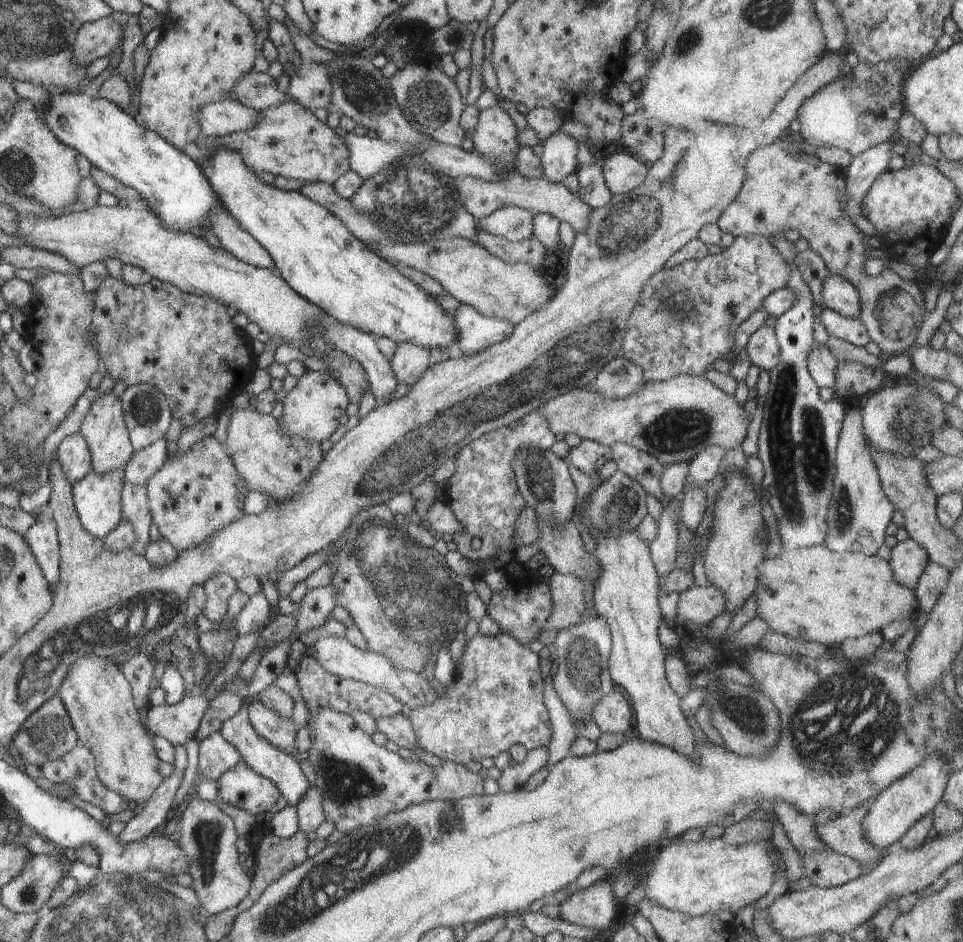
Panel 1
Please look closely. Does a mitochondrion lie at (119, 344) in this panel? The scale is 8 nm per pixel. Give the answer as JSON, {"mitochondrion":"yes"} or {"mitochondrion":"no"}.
{"mitochondrion":"yes"}

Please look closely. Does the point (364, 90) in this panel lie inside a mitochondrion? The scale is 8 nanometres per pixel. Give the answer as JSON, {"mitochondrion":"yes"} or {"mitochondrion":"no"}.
{"mitochondrion":"yes"}

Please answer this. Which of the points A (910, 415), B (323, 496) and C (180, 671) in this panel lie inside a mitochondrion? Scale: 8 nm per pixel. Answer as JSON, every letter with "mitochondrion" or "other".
{"A":"mitochondrion","B":"other","C":"other"}

